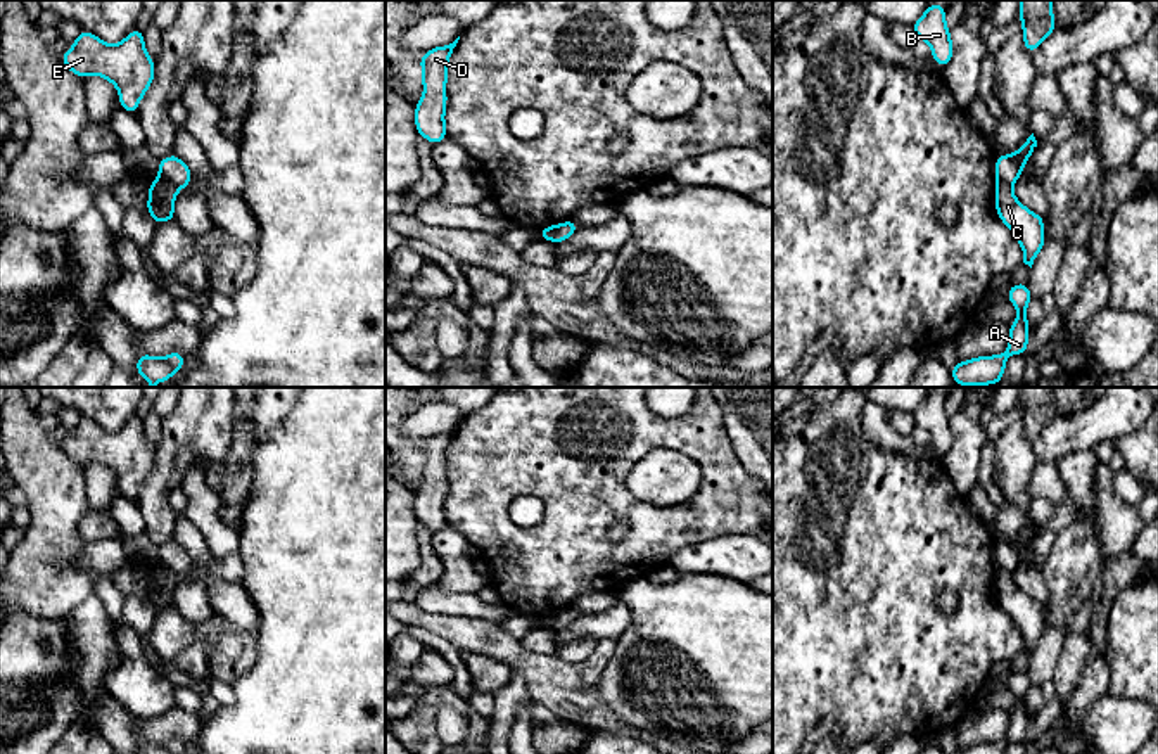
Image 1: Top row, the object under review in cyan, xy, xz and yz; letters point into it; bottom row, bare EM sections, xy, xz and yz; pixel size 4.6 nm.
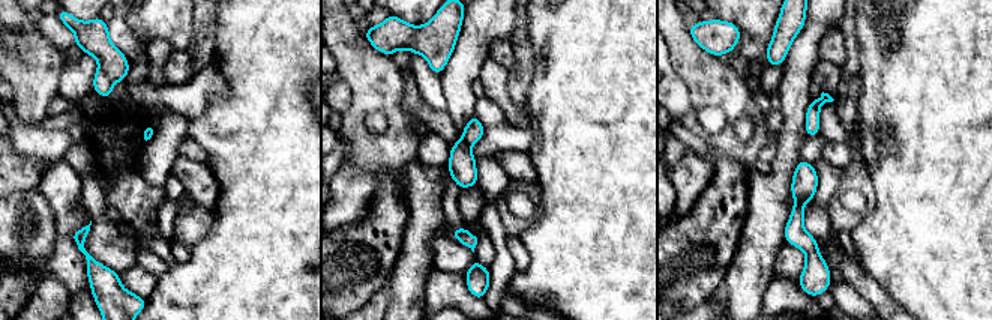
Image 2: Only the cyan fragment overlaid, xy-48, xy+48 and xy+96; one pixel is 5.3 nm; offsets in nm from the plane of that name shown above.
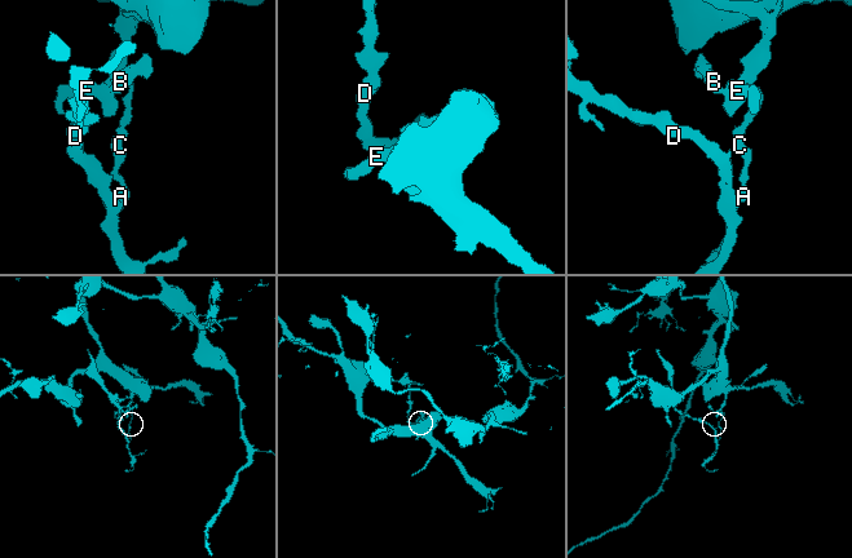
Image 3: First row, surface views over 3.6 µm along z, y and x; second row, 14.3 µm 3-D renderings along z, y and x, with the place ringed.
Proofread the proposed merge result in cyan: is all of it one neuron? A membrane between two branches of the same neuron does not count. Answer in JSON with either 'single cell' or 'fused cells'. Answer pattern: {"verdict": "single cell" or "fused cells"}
{"verdict": "fused cells"}

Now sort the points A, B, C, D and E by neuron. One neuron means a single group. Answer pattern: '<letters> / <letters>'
A C D / B E

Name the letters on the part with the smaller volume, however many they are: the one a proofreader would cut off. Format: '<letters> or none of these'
A, C, D

